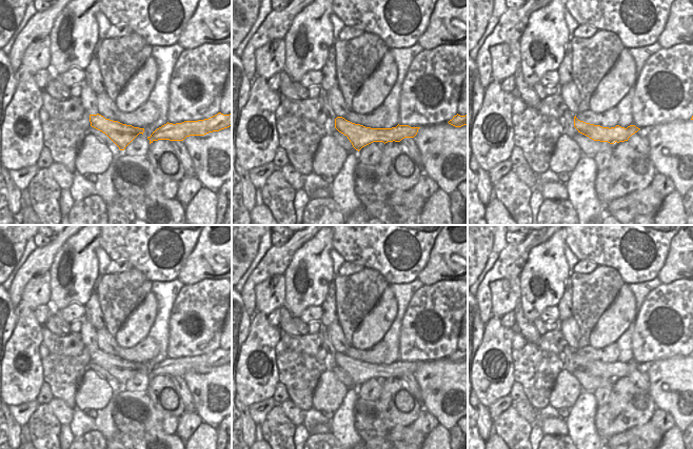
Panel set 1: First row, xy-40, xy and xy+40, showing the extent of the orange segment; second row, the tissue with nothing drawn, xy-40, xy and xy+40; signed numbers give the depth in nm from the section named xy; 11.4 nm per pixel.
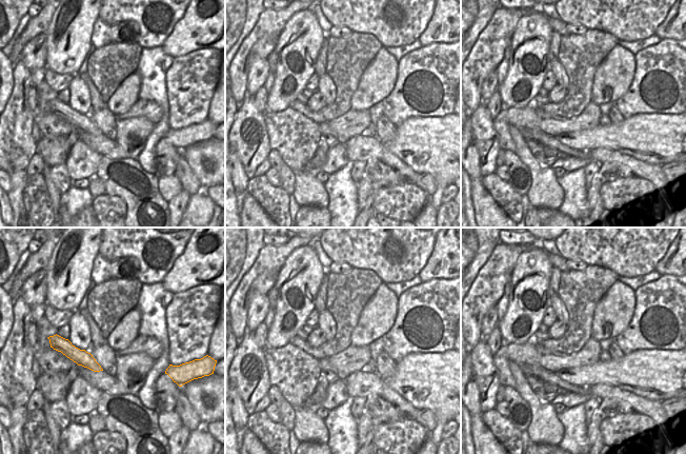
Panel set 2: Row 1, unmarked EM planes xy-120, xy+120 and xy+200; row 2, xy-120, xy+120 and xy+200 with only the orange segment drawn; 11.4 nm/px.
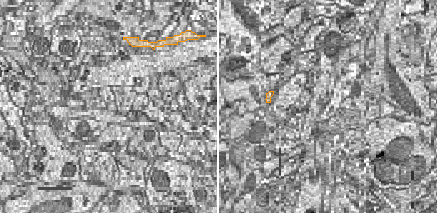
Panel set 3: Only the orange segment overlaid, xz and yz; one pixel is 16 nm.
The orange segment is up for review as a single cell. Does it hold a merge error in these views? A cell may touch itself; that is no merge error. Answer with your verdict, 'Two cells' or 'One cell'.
One cell

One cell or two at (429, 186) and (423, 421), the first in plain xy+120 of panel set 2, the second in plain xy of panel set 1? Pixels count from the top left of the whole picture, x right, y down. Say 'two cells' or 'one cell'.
one cell

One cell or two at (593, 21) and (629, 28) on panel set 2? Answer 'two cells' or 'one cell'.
one cell

